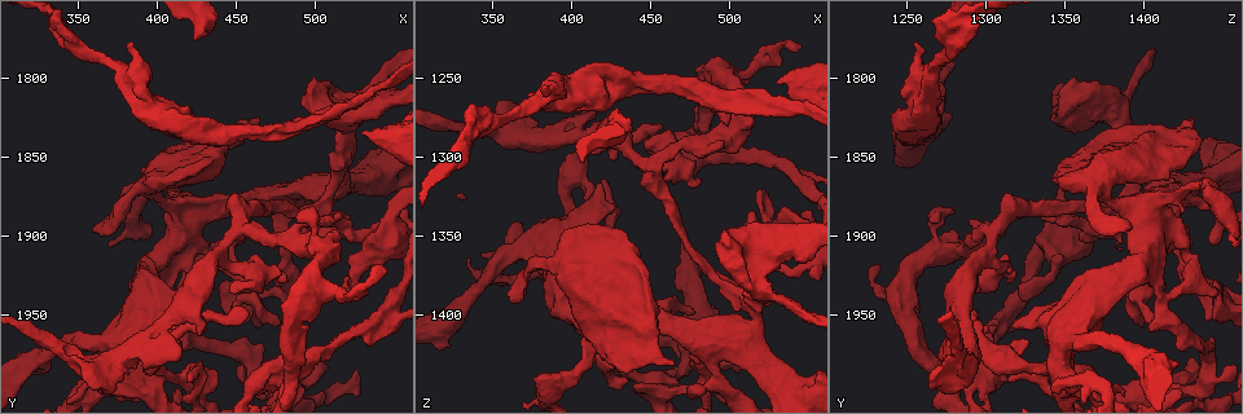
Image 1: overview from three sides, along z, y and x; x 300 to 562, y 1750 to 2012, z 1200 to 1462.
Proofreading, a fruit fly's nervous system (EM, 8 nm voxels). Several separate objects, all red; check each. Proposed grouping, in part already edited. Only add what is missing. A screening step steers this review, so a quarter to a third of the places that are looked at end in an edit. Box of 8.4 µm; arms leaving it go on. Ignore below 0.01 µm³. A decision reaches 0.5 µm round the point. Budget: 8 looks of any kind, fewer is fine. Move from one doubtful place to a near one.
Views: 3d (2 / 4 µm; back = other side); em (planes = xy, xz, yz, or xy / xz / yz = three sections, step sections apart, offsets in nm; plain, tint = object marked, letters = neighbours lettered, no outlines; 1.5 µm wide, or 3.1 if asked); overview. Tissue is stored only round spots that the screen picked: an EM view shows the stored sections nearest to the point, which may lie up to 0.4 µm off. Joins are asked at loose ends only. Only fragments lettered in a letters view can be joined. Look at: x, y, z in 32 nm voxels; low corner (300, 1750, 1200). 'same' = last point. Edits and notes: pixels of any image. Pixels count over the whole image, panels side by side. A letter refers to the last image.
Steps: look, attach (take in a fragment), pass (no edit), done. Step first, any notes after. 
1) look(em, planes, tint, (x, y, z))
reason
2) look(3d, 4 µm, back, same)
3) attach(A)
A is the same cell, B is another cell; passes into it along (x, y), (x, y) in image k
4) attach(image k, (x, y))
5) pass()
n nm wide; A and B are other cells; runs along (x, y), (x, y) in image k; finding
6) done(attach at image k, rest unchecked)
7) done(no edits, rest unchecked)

look(em, yz, step 8, letters, (382, 1776, 1256))
an open end

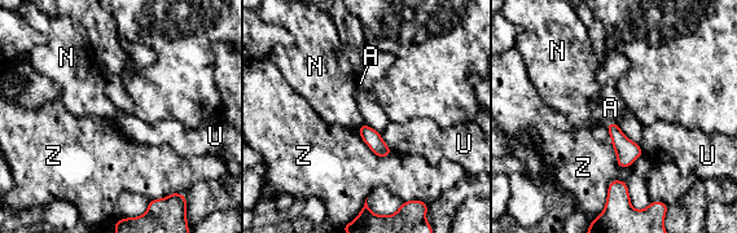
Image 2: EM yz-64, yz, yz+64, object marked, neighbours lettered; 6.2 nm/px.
look(em, planes, letters, same)

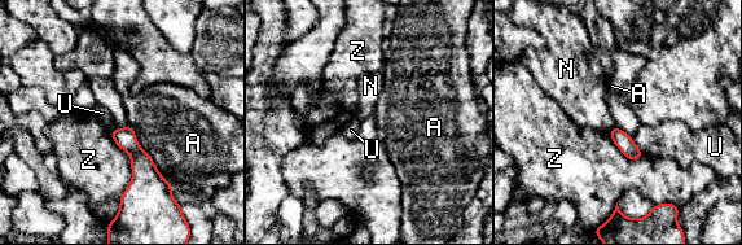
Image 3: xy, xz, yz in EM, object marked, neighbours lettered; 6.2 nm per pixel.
pass()
A, N, U and Z are other cells; border along (110, 132), (132, 173), (119, 201) in image 3; no lettered fragment goes on from it

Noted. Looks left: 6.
look(em, planes, letters, (368, 1894, 1392))
an open end

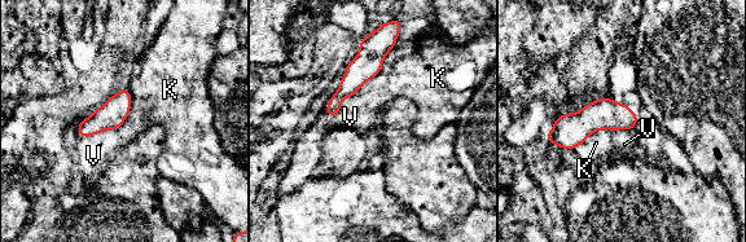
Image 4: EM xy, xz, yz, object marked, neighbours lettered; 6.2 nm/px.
pass()
K and V are other cells; border along (393, 49), (381, 69), (355, 92) in image 4; no lettered fragment goes on from it

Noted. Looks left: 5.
look(em, planes, letters, (408, 1862, 1408))
thick end

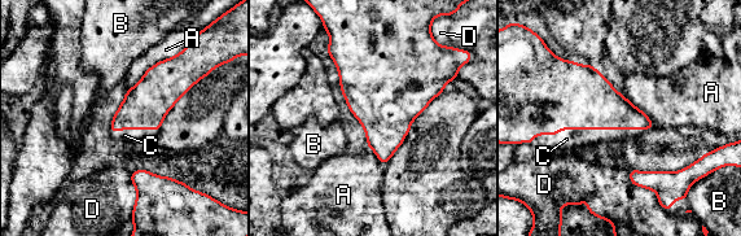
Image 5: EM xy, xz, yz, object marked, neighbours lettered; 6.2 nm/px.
attach(C)
C is the same cell, A, B and D are other cells; passes into it along (568, 96), (591, 129), (566, 139) in image 5; the neuron continues

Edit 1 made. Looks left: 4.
done(attach at image 5, rest unchecked)

